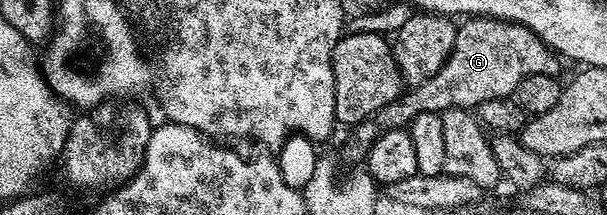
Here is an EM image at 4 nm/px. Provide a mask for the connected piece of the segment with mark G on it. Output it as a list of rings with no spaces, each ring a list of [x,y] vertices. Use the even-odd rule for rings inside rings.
[[[487,17],[465,18],[456,28],[456,44],[442,69],[438,69],[438,73],[434,73],[434,77],[425,83],[405,90],[400,98],[378,109],[378,113],[355,124],[351,128],[352,136],[344,147],[344,155],[352,162],[350,164],[359,164],[367,160],[368,151],[382,132],[407,128],[418,113],[442,112],[455,107],[475,109],[482,105],[482,101],[494,101],[494,97],[507,99],[515,96],[520,82],[526,77],[534,77],[534,73],[559,76],[559,62],[561,60],[556,52],[520,23]]]

